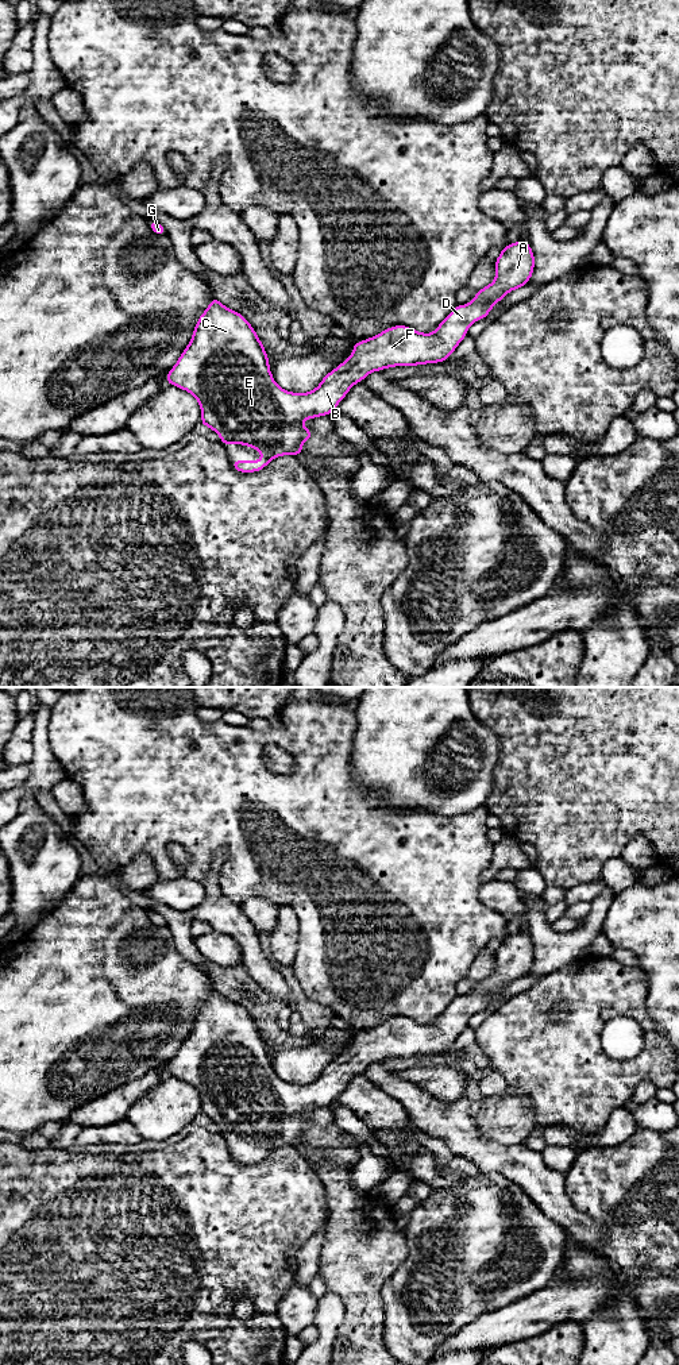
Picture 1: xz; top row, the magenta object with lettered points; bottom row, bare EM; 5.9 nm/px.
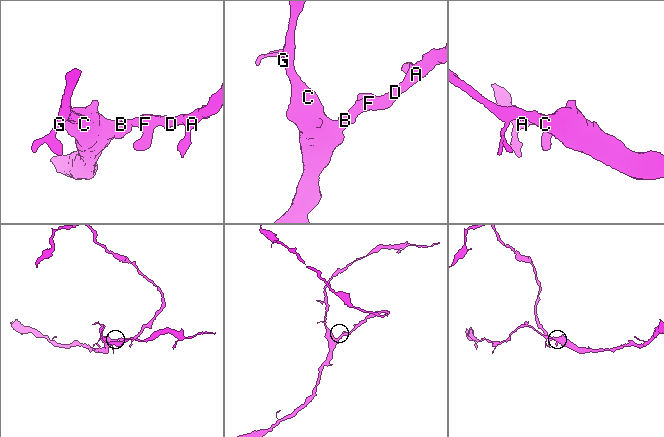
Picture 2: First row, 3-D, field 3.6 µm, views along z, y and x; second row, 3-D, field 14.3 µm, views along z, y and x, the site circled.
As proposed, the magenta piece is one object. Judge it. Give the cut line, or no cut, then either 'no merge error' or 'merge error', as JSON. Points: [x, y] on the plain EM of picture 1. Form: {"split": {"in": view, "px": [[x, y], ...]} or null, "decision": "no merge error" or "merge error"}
{"split": null, "decision": "no merge error"}

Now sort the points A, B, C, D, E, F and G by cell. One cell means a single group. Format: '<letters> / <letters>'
A B C D E F G

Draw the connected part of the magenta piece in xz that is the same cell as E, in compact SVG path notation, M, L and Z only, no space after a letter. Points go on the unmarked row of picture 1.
M518 932L502 940L494 955L494 972L477 982L470 995L458 995L432 1025L423 1025L408 1017L393 1017L373 1029L352 1034L351 1048L308 1084L292 1084L277 1076L269 1059L270 1050L252 1017L243 1006L213 988L196 1013L189 1036L167 1063L166 1075L189 1083L198 1092L201 1117L213 1121L223 1135L243 1135L262 1145L262 1152L231 1152L236 1162L244 1165L261 1162L274 1149L297 1148L304 1144L301 1137L313 1127L313 1123L304 1119L302 1113L332 1104L350 1080L363 1073L367 1065L394 1057L418 1057L448 1050L467 1027L472 1014L487 1009L491 999L509 983L529 973L535 946L529 934Z

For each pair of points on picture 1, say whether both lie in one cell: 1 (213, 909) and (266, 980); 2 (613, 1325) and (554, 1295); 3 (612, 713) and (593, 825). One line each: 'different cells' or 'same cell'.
1: same cell
2: different cells
3: same cell

